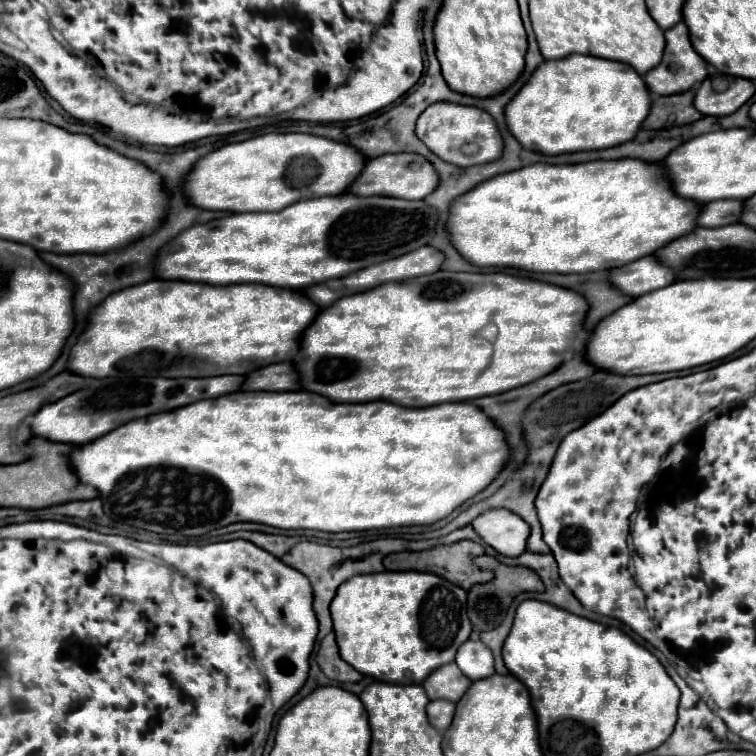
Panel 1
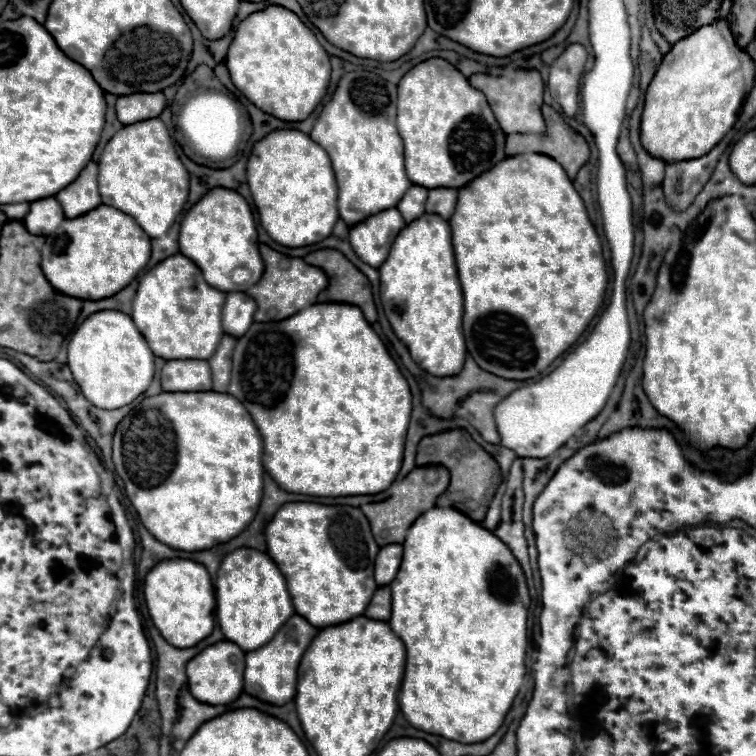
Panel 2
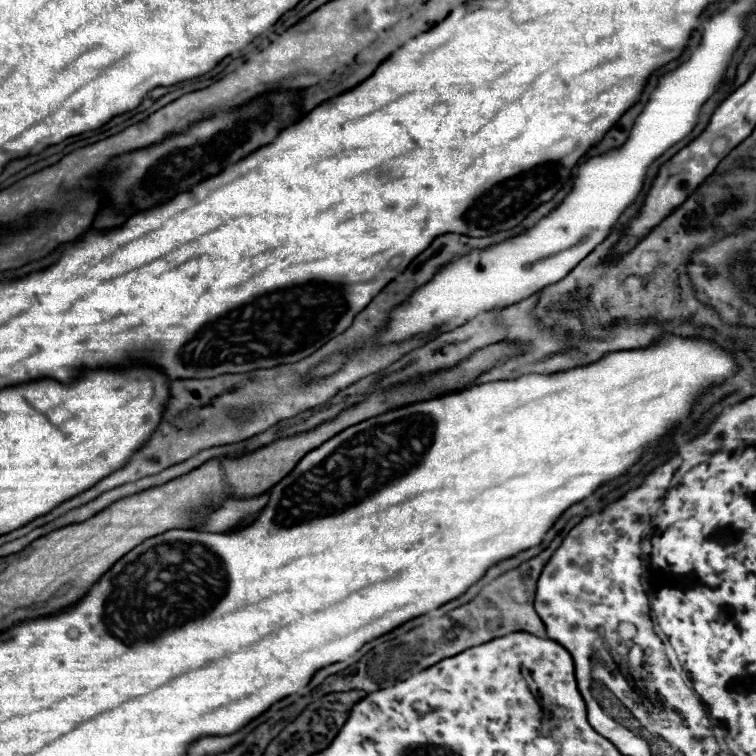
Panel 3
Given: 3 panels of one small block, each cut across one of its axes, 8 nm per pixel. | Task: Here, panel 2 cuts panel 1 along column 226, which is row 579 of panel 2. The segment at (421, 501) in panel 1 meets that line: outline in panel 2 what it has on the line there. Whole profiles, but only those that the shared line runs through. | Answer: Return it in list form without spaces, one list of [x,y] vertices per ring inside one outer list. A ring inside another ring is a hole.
[[[434,506],[426,512],[422,512],[412,522],[412,526],[408,528],[406,538],[402,542],[402,548],[404,548],[402,564],[400,564],[396,580],[392,580],[392,584],[390,584],[390,590],[392,590],[390,626],[394,630],[394,634],[406,646],[406,670],[404,670],[404,680],[402,680],[402,688],[400,688],[400,696],[398,696],[400,710],[404,714],[404,718],[414,728],[424,730],[428,734],[438,734],[438,736],[444,736],[448,740],[462,742],[462,744],[482,742],[482,740],[490,738],[502,726],[502,722],[504,722],[520,686],[522,686],[524,672],[526,672],[526,664],[524,664],[524,656],[526,656],[526,610],[530,604],[530,596],[528,596],[524,572],[522,572],[518,560],[514,558],[514,554],[510,552],[510,548],[506,548],[506,544],[502,544],[502,540],[498,540],[490,530],[482,528],[480,524],[474,524],[474,520],[470,520],[468,516],[462,516],[454,508]]]

